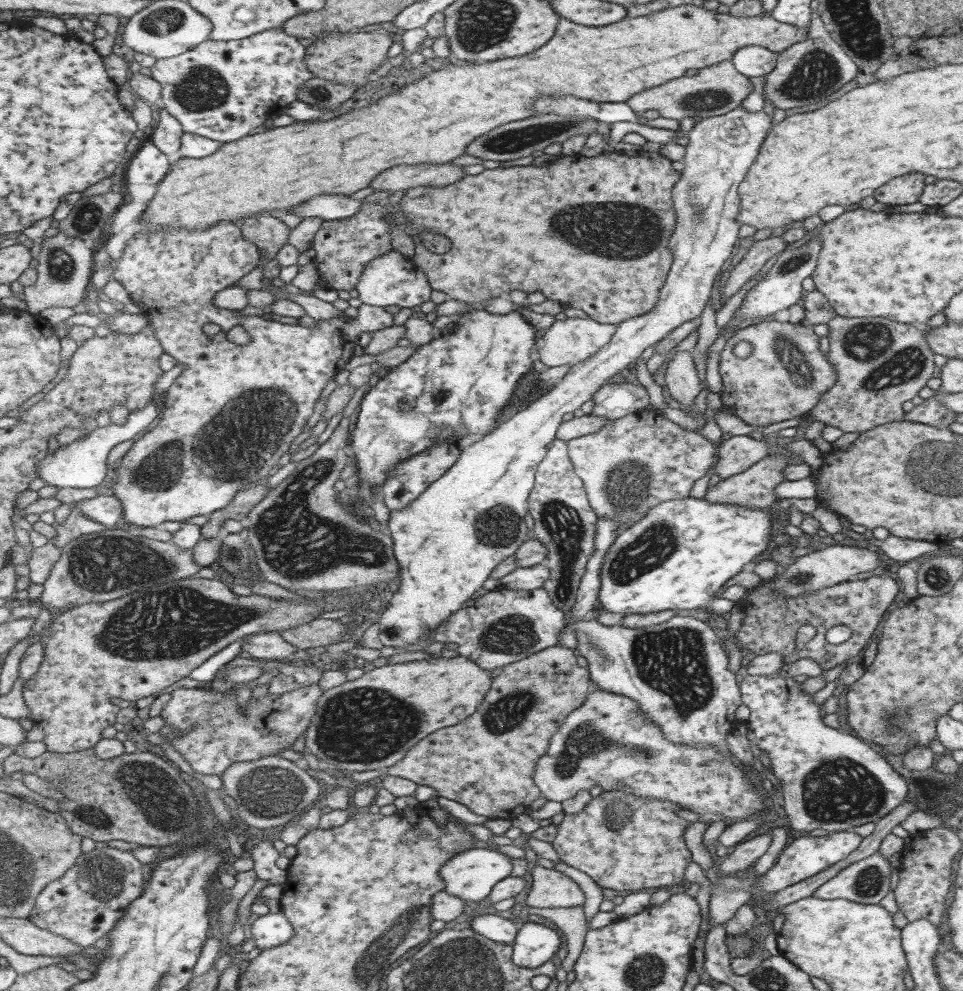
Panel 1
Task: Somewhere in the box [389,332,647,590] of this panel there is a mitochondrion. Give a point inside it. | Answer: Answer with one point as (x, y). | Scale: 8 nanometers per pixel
(497, 526)

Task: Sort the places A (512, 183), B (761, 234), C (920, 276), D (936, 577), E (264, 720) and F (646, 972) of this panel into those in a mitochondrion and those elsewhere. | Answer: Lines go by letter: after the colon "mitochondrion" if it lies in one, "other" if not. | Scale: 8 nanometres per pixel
A: other
B: other
C: other
D: mitochondrion
E: other
F: mitochondrion

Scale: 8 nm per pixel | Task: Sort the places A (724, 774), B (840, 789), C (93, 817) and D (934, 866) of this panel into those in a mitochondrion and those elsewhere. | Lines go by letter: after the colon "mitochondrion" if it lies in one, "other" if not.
A: mitochondrion
B: mitochondrion
C: mitochondrion
D: other

